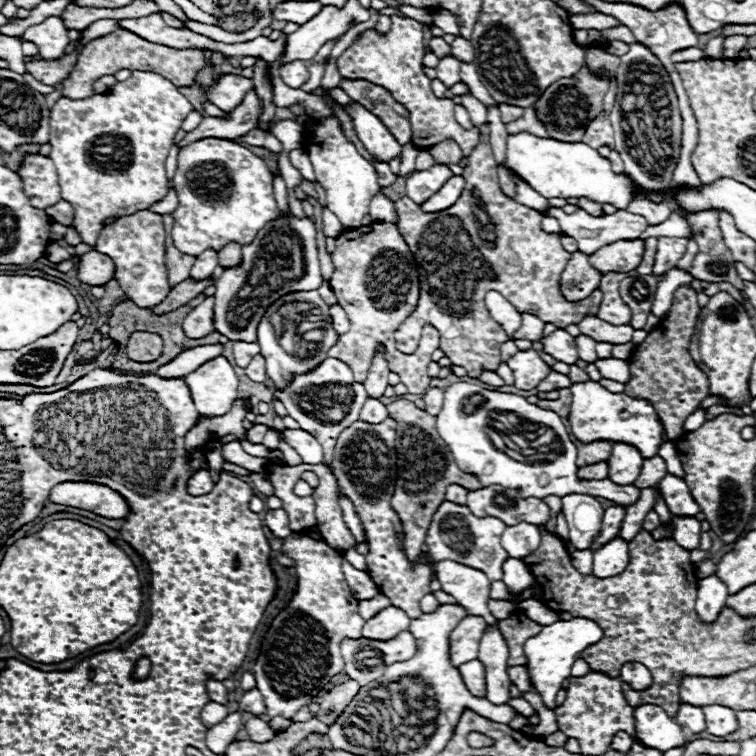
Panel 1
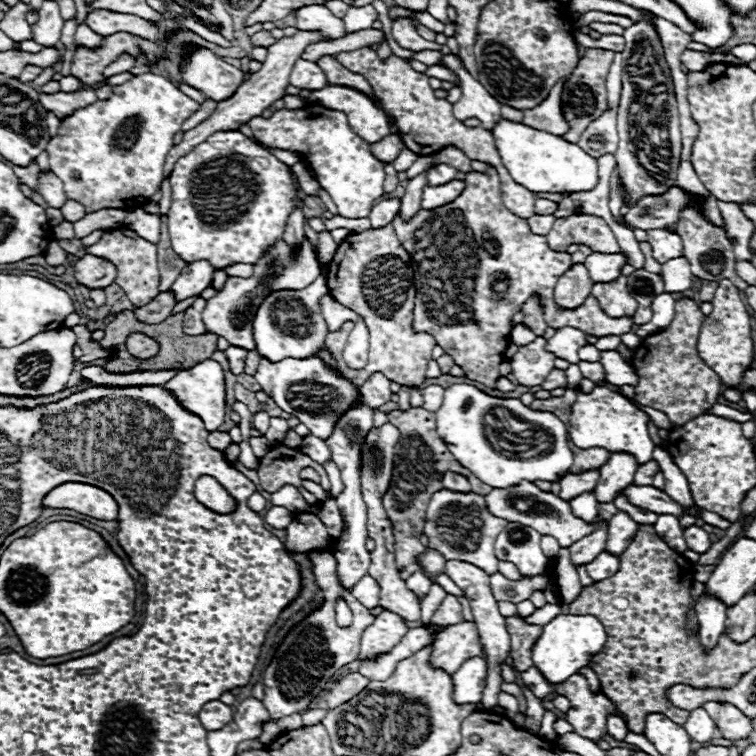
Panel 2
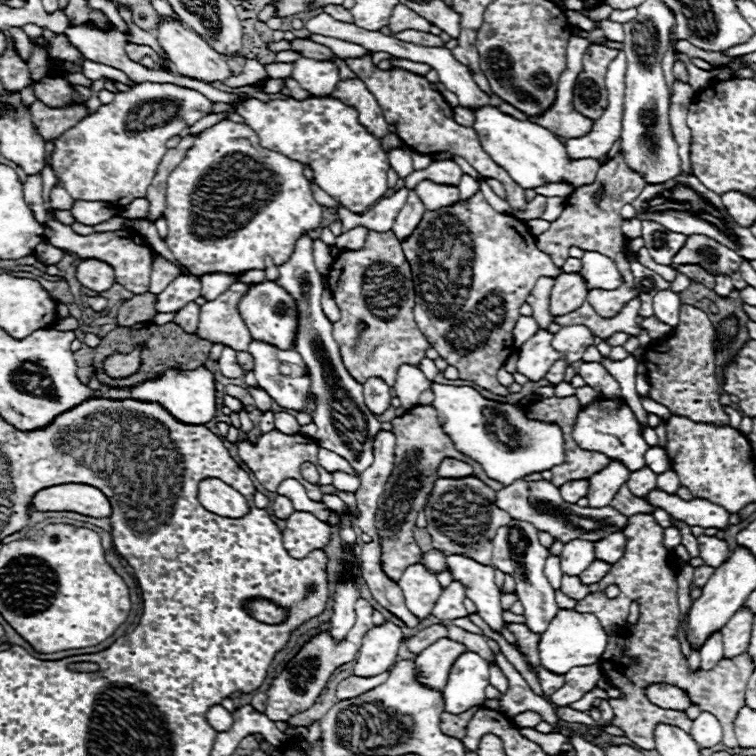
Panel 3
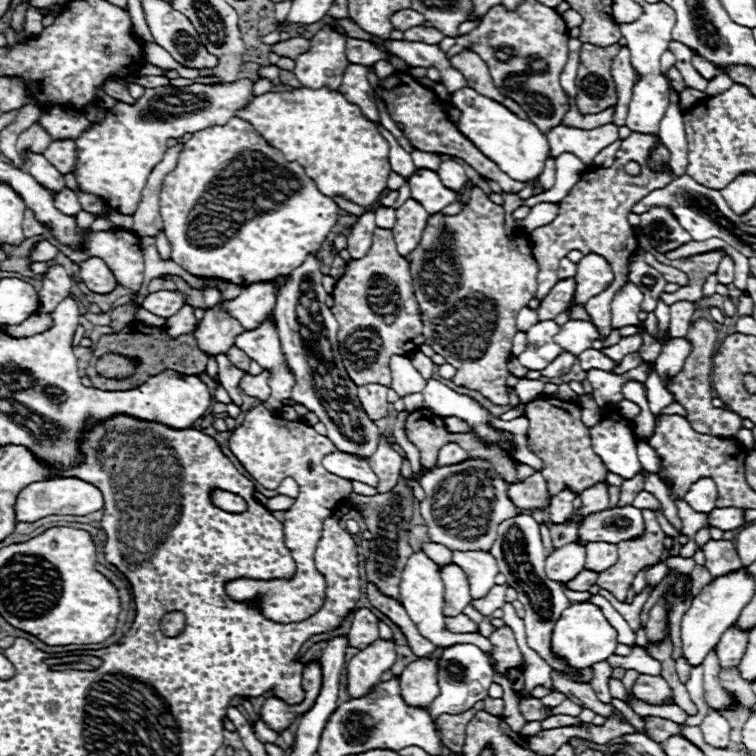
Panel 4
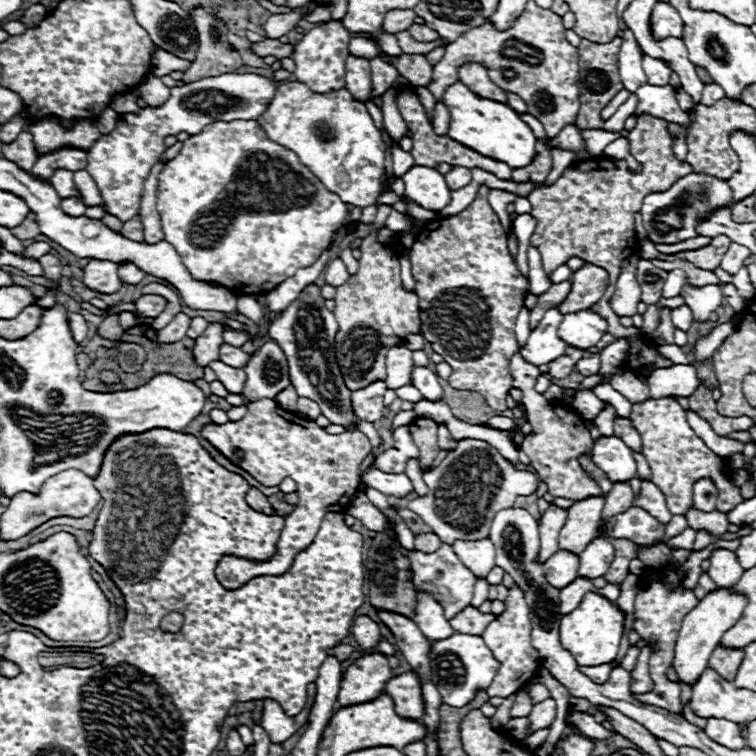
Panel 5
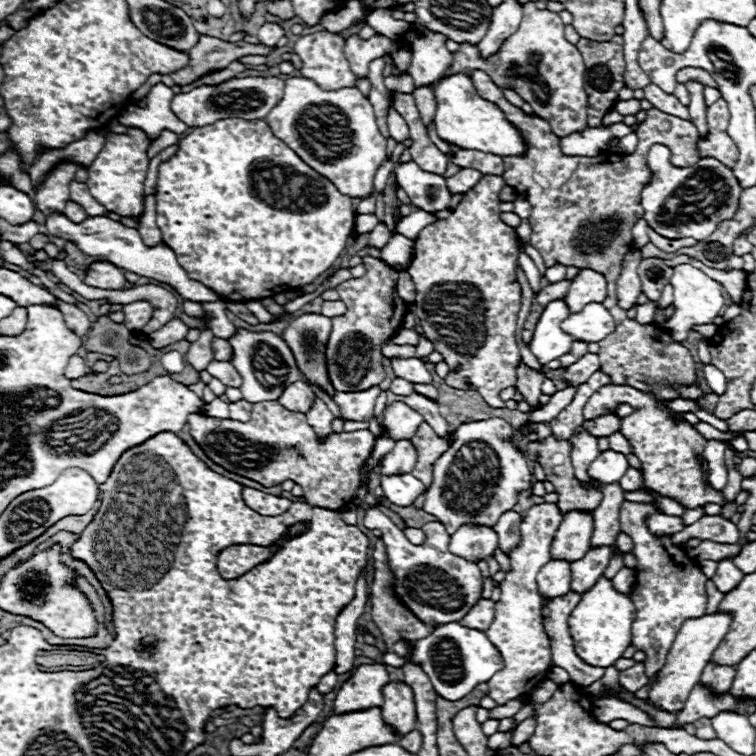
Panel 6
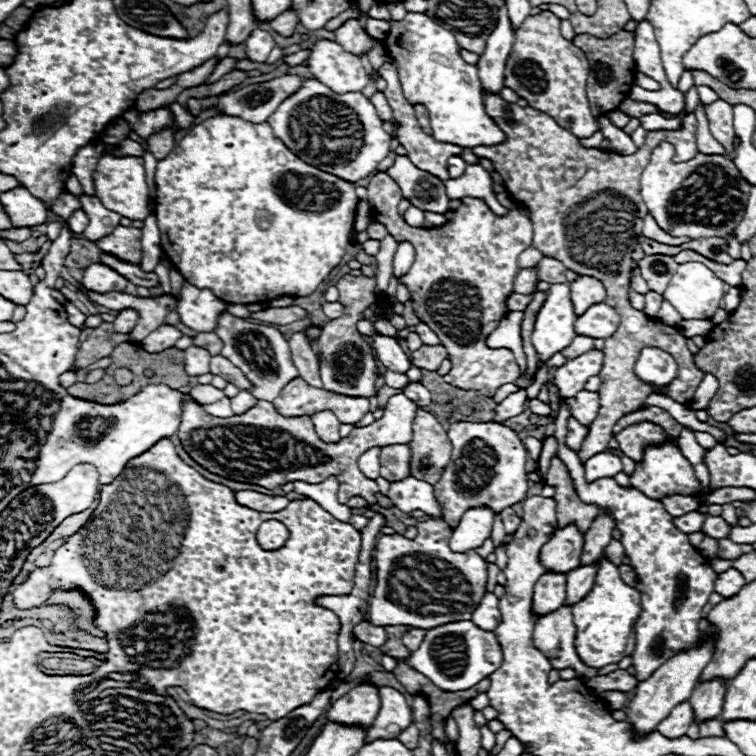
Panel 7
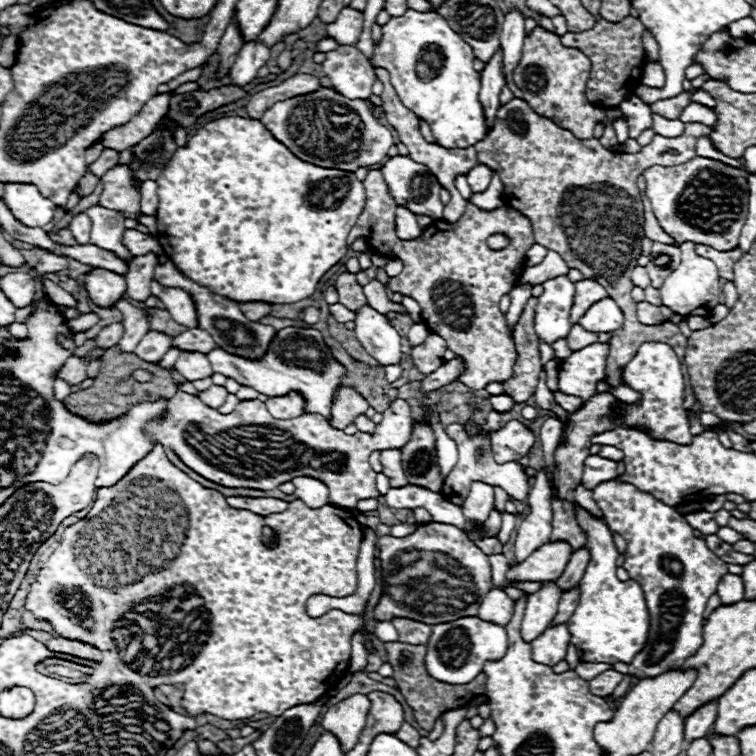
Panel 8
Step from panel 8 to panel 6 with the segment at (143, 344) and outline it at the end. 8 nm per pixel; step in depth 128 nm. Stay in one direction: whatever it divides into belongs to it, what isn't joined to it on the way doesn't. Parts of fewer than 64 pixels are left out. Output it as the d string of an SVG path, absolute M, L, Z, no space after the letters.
M172 318L160 330L152 332L148 338L150 338L152 346L170 346L170 344L174 344L178 340L184 340L186 332L188 332L188 326L182 320Z

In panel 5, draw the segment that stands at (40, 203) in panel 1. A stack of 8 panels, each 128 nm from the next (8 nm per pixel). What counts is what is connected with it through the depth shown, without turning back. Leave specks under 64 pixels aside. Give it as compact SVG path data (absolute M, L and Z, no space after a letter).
M62 198L60 206L70 216L84 216L84 210L86 210L86 204L78 198Z

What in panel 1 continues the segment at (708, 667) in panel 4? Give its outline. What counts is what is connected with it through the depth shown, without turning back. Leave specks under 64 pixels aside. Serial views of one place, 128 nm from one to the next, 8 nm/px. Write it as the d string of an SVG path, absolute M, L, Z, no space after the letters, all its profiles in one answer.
M712 574L708 578L698 580L698 598L696 598L696 614L702 622L714 622L722 608L726 606L728 588Z

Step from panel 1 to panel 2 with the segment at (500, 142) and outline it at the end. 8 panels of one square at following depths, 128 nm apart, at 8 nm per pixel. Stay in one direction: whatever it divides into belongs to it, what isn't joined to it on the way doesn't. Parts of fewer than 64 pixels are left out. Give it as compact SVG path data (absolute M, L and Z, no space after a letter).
M442 54L440 66L448 68L458 78L458 88L462 92L460 100L454 104L454 116L458 120L478 118L486 130L490 130L500 120L500 102L488 94L488 90L474 80L464 68L462 60L456 54Z

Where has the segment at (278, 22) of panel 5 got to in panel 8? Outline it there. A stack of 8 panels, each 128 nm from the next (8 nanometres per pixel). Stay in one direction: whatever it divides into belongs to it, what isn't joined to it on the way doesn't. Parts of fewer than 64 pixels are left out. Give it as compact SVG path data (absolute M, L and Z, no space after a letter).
M246 42L242 50L238 52L238 58L230 70L230 84L244 88L256 78L258 68L262 68L270 58L270 50L266 50L264 44Z

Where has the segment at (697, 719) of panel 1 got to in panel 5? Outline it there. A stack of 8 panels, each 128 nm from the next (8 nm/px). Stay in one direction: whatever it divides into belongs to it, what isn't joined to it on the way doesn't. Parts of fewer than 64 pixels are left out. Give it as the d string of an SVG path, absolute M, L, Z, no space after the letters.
M708 718L706 734L714 742L718 742L718 744L730 748L730 750L746 748L746 738L742 736L740 726L736 722L732 722L732 720L726 720L726 718Z

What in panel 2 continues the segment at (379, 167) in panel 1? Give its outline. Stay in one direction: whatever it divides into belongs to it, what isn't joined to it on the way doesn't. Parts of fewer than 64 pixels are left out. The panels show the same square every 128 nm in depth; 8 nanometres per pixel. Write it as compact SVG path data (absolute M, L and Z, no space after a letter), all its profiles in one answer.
M386 164L384 166L384 172L386 172L386 180L384 180L384 192L392 192L394 188L396 188L396 184L398 184L398 172L394 170L394 166L392 164Z

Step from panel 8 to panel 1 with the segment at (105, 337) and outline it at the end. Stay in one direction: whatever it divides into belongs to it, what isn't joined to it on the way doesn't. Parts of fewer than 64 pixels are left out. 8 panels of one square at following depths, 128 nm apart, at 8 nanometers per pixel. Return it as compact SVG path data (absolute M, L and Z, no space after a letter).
M206 250L204 254L200 254L200 256L196 258L194 266L190 268L190 278L194 278L196 282L202 280L202 278L210 278L216 266L218 266L216 252L214 252L214 250Z

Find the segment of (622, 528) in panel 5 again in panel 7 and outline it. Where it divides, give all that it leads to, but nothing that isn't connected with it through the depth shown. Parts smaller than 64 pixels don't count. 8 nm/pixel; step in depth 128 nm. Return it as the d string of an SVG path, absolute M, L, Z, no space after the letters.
M688 512L688 514L684 514L684 516L674 518L674 524L676 524L682 532L692 534L692 532L700 532L700 530L702 530L704 520L706 520L706 514L702 514L702 512Z

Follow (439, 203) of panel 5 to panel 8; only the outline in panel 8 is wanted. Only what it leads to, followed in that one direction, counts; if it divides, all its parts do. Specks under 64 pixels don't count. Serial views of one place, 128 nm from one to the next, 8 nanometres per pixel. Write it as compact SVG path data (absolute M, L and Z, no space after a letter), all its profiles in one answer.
M394 156L388 158L380 170L390 196L398 202L398 206L404 206L418 216L430 216L434 220L442 218L442 186L426 166L414 162L408 156Z

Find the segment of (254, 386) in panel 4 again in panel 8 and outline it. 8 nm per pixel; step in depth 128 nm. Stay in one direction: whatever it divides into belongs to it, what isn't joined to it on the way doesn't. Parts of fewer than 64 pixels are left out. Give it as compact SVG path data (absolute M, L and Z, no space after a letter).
M172 262L156 264L154 278L162 286L174 286L174 288L182 288L182 290L190 292L190 296L194 298L194 304L198 308L198 328L210 332L210 336L214 338L214 342L220 348L224 348L226 352L232 352L232 354L238 354L238 356L246 356L246 358L260 358L266 352L266 348L268 348L268 344L270 344L270 340L272 340L272 336L274 336L276 330L272 326L266 326L266 324L252 322L252 320L244 318L244 314L238 308L238 302L228 300L228 298L218 296L218 294L212 294L210 290L198 286L188 276L184 276Z

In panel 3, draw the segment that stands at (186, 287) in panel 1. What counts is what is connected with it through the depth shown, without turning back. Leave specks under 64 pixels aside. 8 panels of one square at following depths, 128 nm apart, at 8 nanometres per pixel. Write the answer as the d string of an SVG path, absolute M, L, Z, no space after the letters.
M138 294L126 300L118 310L118 326L132 326L138 322L150 322L158 312L154 310L154 294Z

